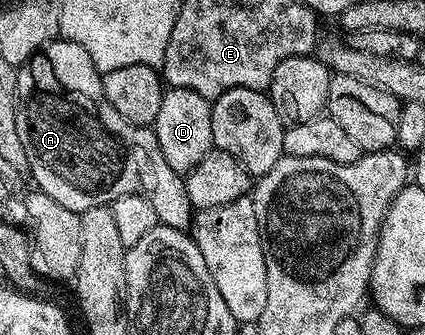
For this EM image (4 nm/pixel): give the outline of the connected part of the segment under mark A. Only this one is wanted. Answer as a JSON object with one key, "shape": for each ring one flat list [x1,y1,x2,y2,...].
{"shape":[[68,40,48,42,19,67,16,75,17,131,23,144,27,168,41,185,38,186,40,193,51,196,51,200,63,204,63,208,80,212,96,206,109,206,119,196,140,191,151,208,155,208,155,216,160,225,176,230,185,230,188,222,190,225,195,208,189,203,182,175,165,162,157,143,157,135,152,129,123,121,115,108,106,106,89,95,98,93,99,71,77,44]]}

